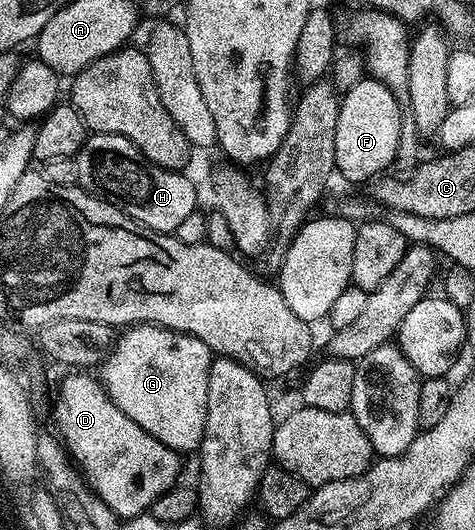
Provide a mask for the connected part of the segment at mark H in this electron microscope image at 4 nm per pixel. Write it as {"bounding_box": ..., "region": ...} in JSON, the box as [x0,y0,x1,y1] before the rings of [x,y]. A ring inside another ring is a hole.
{"bounding_box":[74,133,196,234],"region":[[[91,133],[74,158],[78,184],[95,197],[113,203],[147,229],[174,234],[190,213],[196,212],[195,185],[183,171],[162,169],[141,155],[129,139],[112,133]]]}

